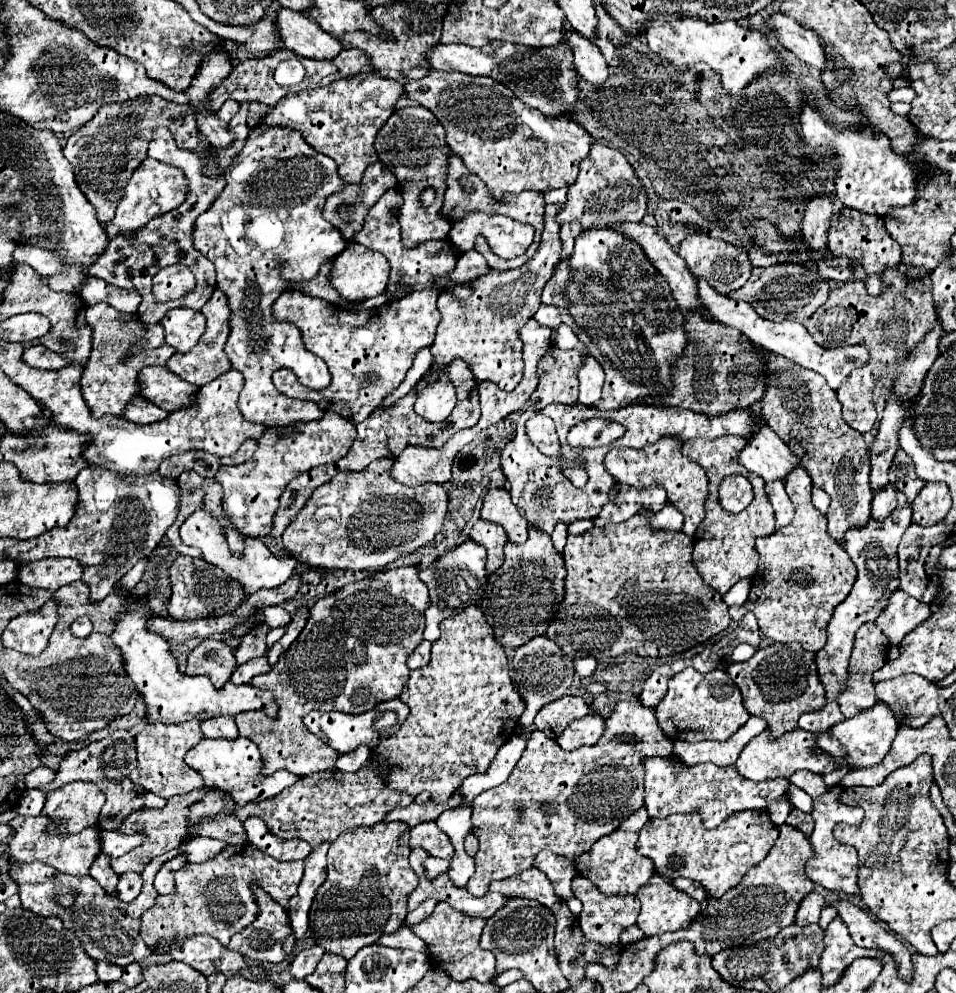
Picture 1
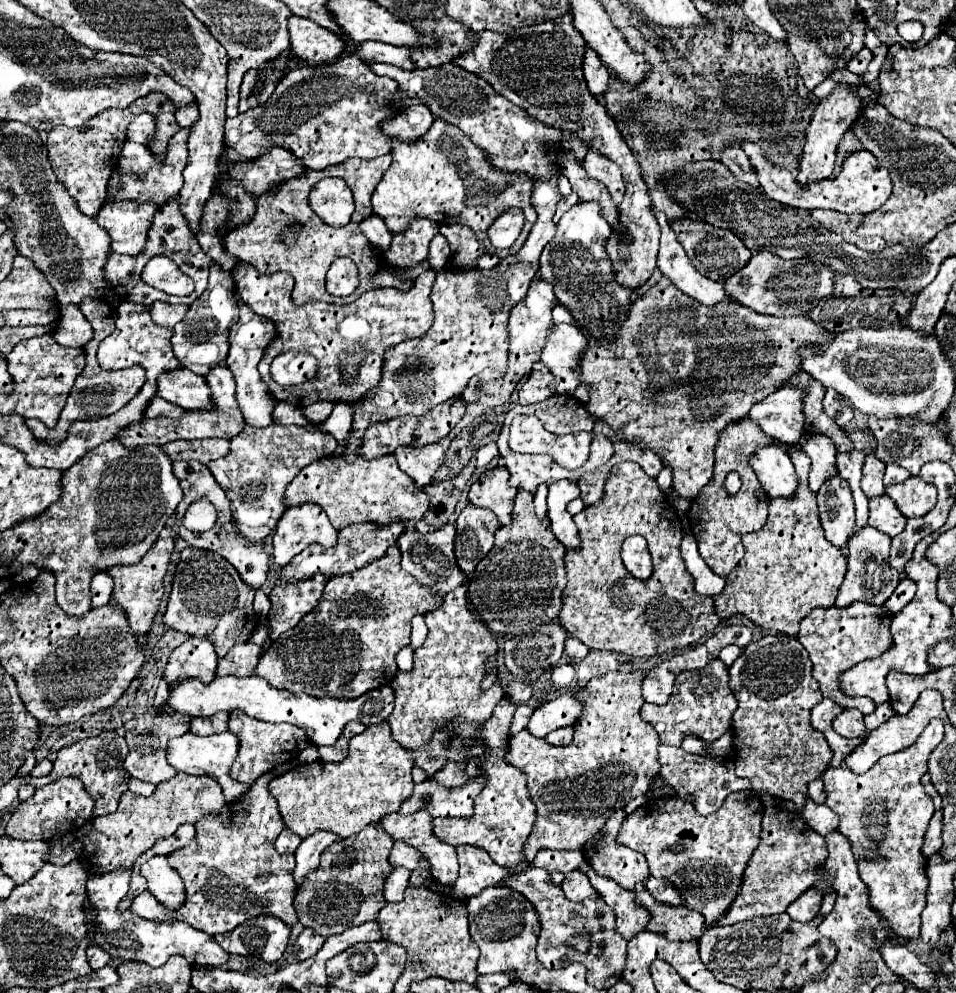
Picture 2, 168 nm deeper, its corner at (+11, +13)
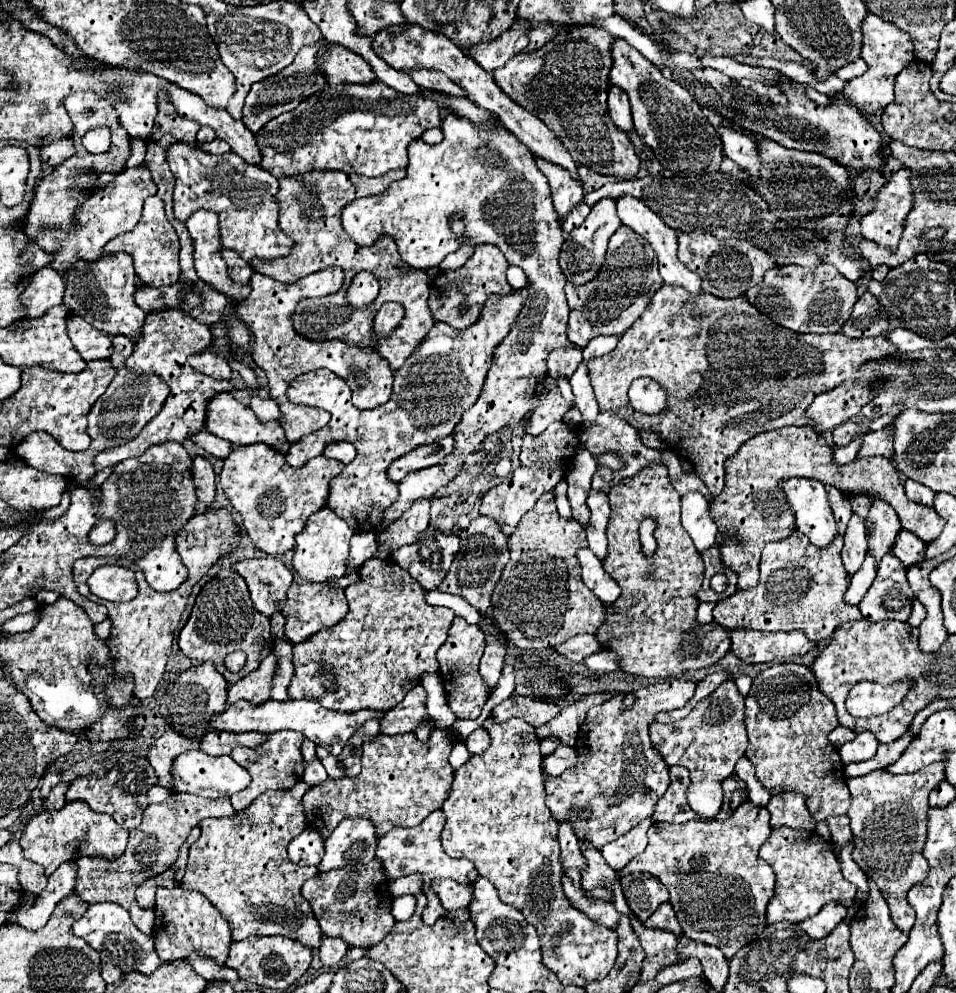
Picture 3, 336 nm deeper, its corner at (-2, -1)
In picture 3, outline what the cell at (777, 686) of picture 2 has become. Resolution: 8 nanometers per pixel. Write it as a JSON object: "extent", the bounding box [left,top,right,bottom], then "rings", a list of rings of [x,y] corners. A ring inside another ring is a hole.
{"extent":[746,663,850,821],"rings":[[[772,663],[758,673],[746,697],[748,749],[756,779],[766,791],[796,791],[806,797],[812,819],[824,821],[826,815],[842,815],[850,809],[850,791],[844,781],[844,763],[828,741],[828,733],[838,725],[836,709],[820,691],[814,671],[802,663]]]}

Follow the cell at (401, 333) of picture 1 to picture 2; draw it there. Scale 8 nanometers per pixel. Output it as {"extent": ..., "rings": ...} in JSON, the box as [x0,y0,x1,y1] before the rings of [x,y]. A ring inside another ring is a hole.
{"extent":[233,261,437,409],"rings":[[[239,261],[239,267],[233,273],[235,279],[235,291],[239,299],[251,307],[255,315],[267,317],[275,323],[277,335],[273,337],[271,345],[267,345],[265,355],[259,363],[259,373],[265,385],[269,387],[271,395],[279,401],[289,401],[291,405],[297,405],[299,409],[315,403],[315,401],[343,401],[343,403],[355,403],[359,401],[369,389],[377,387],[381,381],[381,367],[383,367],[383,355],[389,347],[421,337],[429,331],[429,325],[433,321],[433,309],[431,309],[431,287],[435,283],[437,271],[429,269],[417,277],[417,283],[407,293],[397,289],[375,289],[361,295],[361,301],[349,303],[339,307],[337,315],[317,315],[319,307],[313,303],[307,303],[303,307],[293,305],[291,291],[293,291],[293,277],[289,273],[273,273],[273,275],[259,275],[259,271]],[[283,351],[307,351],[317,357],[319,361],[319,377],[311,383],[299,385],[299,387],[281,387],[277,385],[269,375],[269,365],[277,353]]]}

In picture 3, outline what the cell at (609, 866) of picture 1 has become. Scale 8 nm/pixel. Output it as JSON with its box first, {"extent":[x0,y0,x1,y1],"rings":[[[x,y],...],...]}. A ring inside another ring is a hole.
{"extent":[620,873,668,921],"rings":[[[646,873],[622,875],[620,883],[630,909],[634,909],[634,913],[642,921],[646,921],[658,909],[660,903],[668,901],[666,887],[654,875],[646,875]]]}

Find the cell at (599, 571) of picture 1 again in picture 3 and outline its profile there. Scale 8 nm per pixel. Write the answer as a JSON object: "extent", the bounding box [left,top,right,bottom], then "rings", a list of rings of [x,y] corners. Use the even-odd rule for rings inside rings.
{"extent":[596,463,730,677],"rings":[[[652,463],[644,467],[638,475],[626,477],[618,483],[610,495],[610,521],[608,521],[608,555],[602,561],[602,567],[610,577],[620,585],[622,593],[612,605],[602,605],[606,611],[606,621],[596,629],[598,643],[618,655],[618,665],[622,671],[640,675],[640,677],[680,677],[684,671],[694,671],[702,667],[710,667],[720,661],[730,651],[730,635],[716,621],[700,625],[696,619],[698,597],[696,593],[702,587],[704,563],[700,553],[696,551],[688,531],[680,523],[680,495],[670,487],[670,479],[666,479],[666,467],[660,463]],[[644,519],[652,519],[656,523],[654,539],[658,543],[656,555],[656,573],[652,571],[652,563],[644,559],[640,551],[640,523]]]}

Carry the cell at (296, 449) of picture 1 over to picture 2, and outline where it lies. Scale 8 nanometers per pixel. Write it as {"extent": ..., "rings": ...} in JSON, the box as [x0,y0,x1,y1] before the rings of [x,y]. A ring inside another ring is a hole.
{"extent":[207,425,337,541],"rings":[[[247,425],[241,435],[233,437],[231,449],[225,457],[211,461],[207,467],[215,481],[231,501],[233,523],[241,535],[251,541],[265,539],[285,513],[285,489],[293,477],[309,463],[333,455],[337,441],[321,431],[307,431],[297,425],[269,425],[265,429],[253,429]]]}

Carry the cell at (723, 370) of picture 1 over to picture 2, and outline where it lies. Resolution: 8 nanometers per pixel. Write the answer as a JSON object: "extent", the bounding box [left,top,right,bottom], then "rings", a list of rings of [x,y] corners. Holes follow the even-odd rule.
{"extent":[581,277,833,501],"rings":[[[661,277],[651,289],[647,289],[641,297],[637,297],[637,301],[631,305],[629,309],[629,317],[623,321],[621,329],[619,329],[619,337],[615,337],[613,341],[595,341],[585,355],[581,357],[581,385],[589,385],[589,403],[587,403],[587,411],[591,411],[595,417],[607,421],[623,441],[629,443],[639,443],[647,449],[653,449],[665,463],[669,463],[673,467],[673,489],[677,493],[681,493],[681,497],[693,501],[697,497],[697,493],[711,481],[713,477],[713,465],[715,465],[715,457],[713,457],[713,449],[717,445],[717,437],[721,433],[721,429],[725,429],[725,425],[731,425],[733,421],[741,421],[745,417],[745,413],[749,413],[751,405],[755,405],[757,401],[763,401],[769,393],[781,389],[785,385],[785,381],[791,379],[793,373],[797,373],[801,369],[801,361],[797,361],[797,349],[801,345],[829,345],[829,341],[833,341],[833,331],[823,329],[821,325],[813,323],[809,317],[771,317],[771,315],[759,315],[749,307],[743,307],[741,303],[737,303],[735,299],[731,303],[725,305],[697,305],[697,301],[693,301],[691,297],[685,297],[685,293],[681,293],[667,277]]]}

